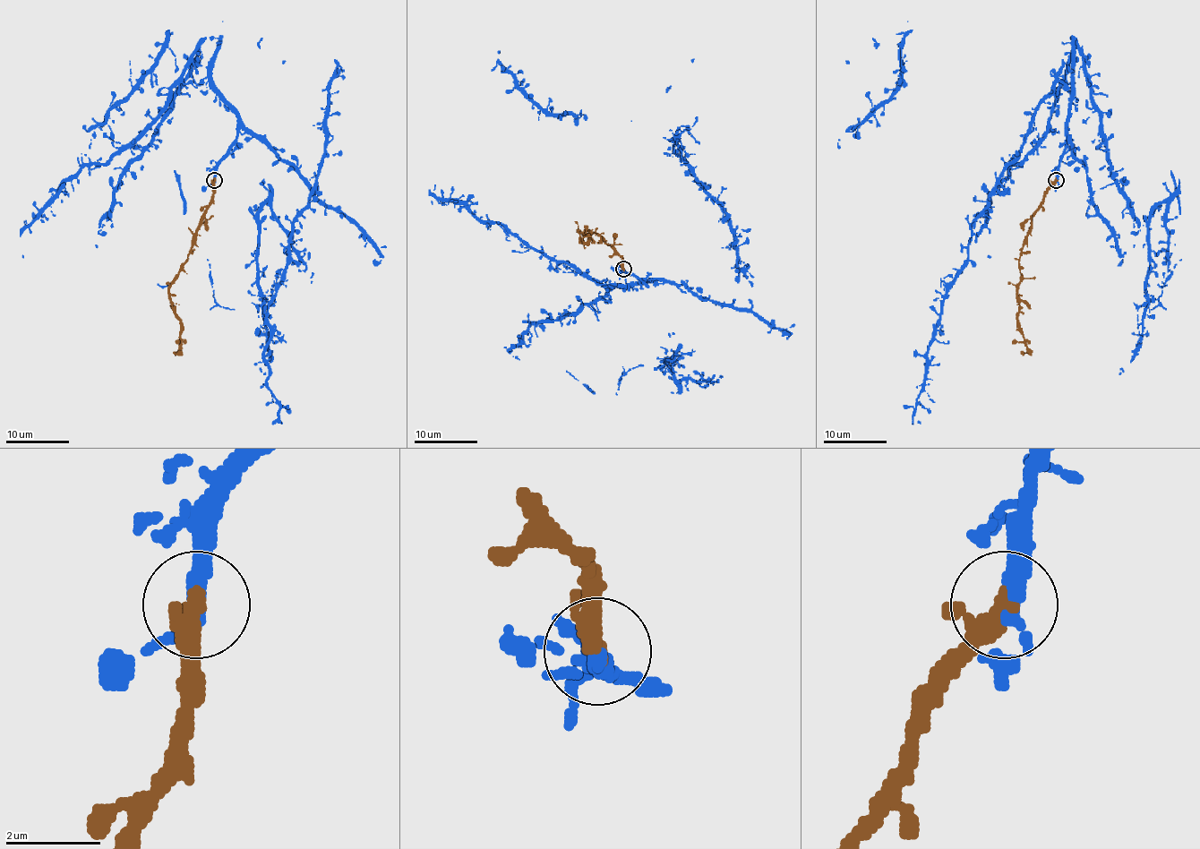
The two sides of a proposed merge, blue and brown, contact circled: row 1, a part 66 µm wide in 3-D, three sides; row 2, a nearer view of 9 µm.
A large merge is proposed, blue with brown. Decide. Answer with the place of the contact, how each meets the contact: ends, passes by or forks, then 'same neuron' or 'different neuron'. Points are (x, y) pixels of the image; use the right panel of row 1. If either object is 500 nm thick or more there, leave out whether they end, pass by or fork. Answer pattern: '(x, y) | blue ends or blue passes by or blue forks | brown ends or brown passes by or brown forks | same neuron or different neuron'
(1056, 180) | blue passes by | brown passes by | same neuron

